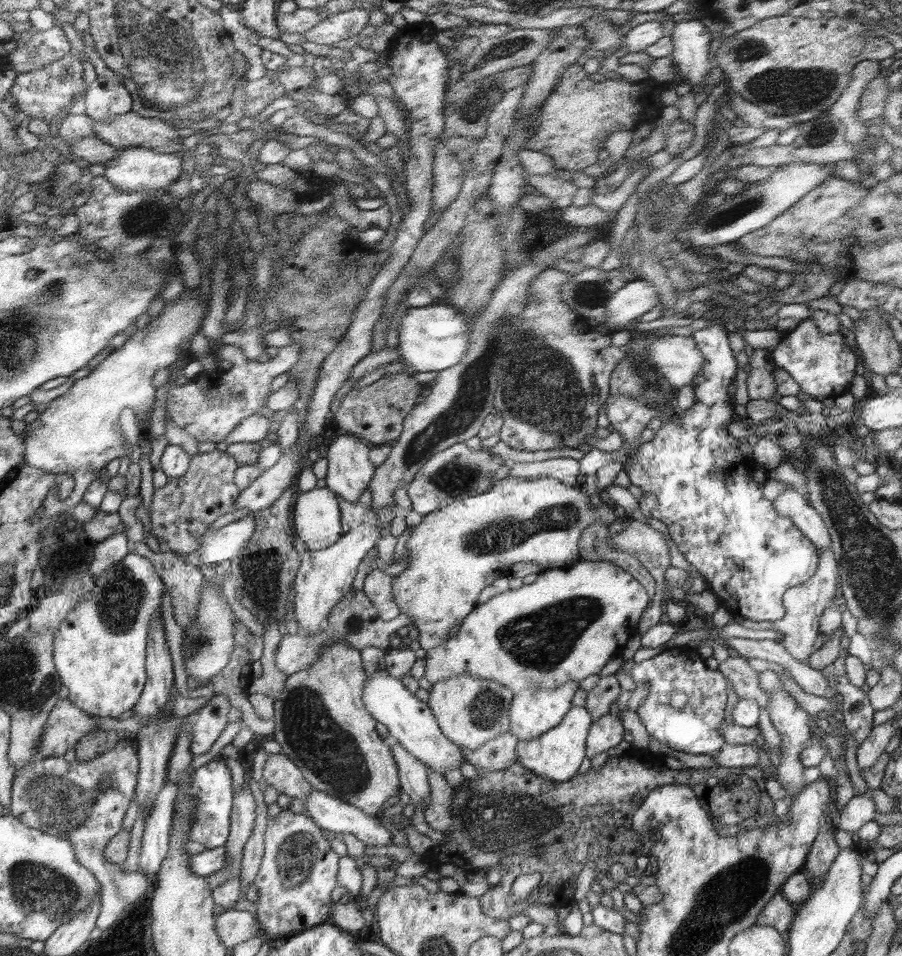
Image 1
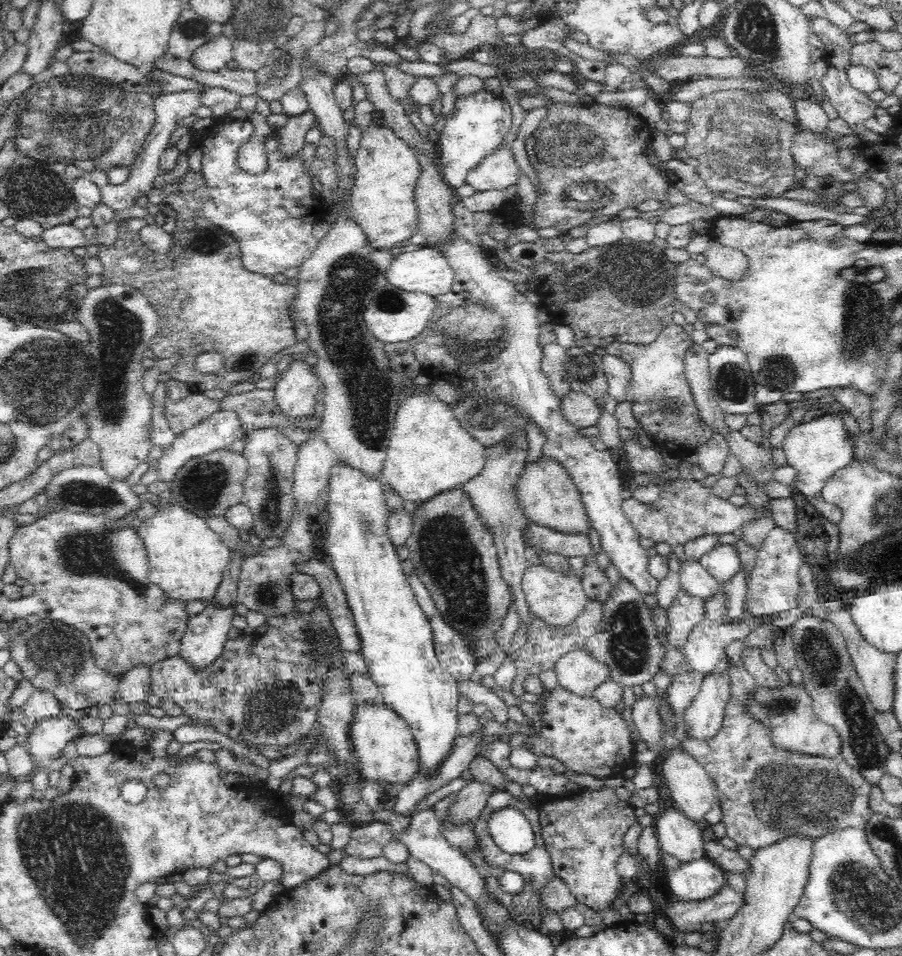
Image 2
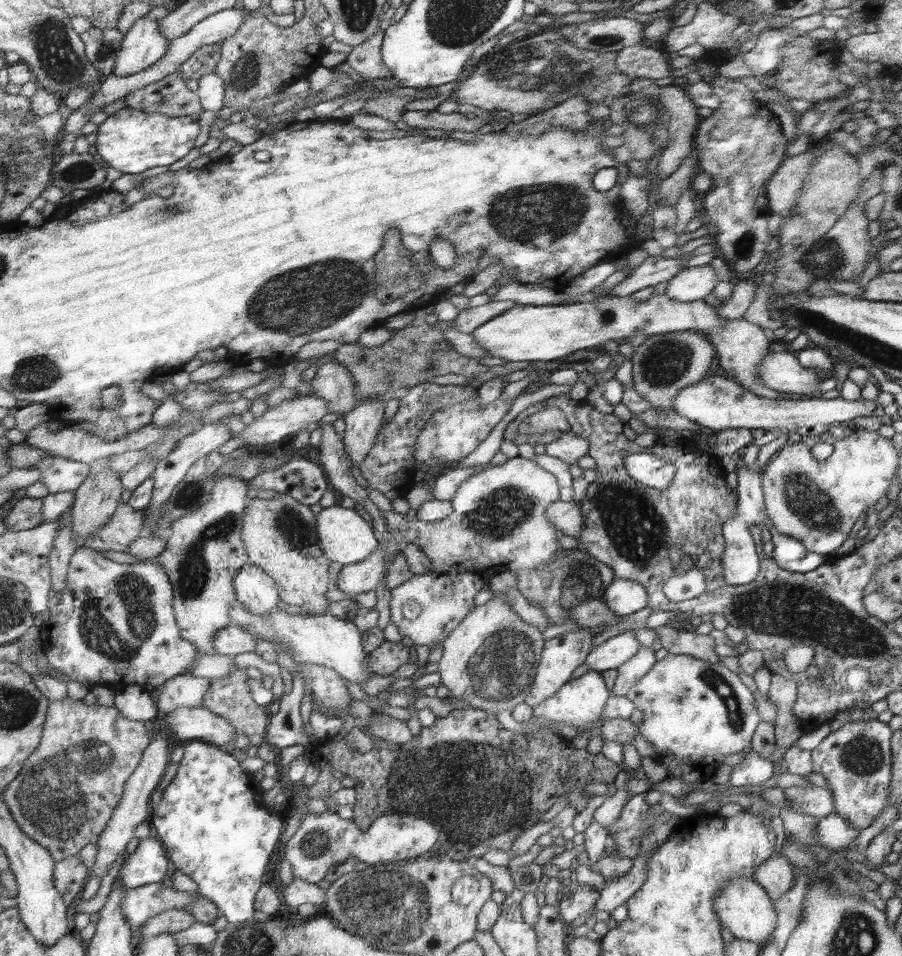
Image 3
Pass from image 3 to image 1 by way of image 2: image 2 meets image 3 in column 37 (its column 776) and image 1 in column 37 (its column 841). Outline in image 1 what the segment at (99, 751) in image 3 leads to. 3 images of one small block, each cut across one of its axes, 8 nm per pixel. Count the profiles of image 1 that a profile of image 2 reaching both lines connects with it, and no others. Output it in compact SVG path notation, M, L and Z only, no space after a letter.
M123 738L113 748L98 754L91 760L75 759L72 762L66 762L63 757L46 758L35 756L33 762L16 770L14 776L14 817L20 818L29 828L60 837L62 840L70 840L76 849L77 860L85 865L87 869L90 869L90 872L93 872L97 880L101 882L101 906L96 923L96 927L100 928L100 930L110 928L110 924L120 918L128 904L140 900L150 888L150 882L148 882L144 872L140 872L140 870L130 871L130 874L118 872L116 864L106 860L105 856L106 845L110 843L110 839L120 834L122 818L124 818L128 806L132 804L134 788L136 788L136 776L139 775L139 757L136 756L136 746L130 740Z

